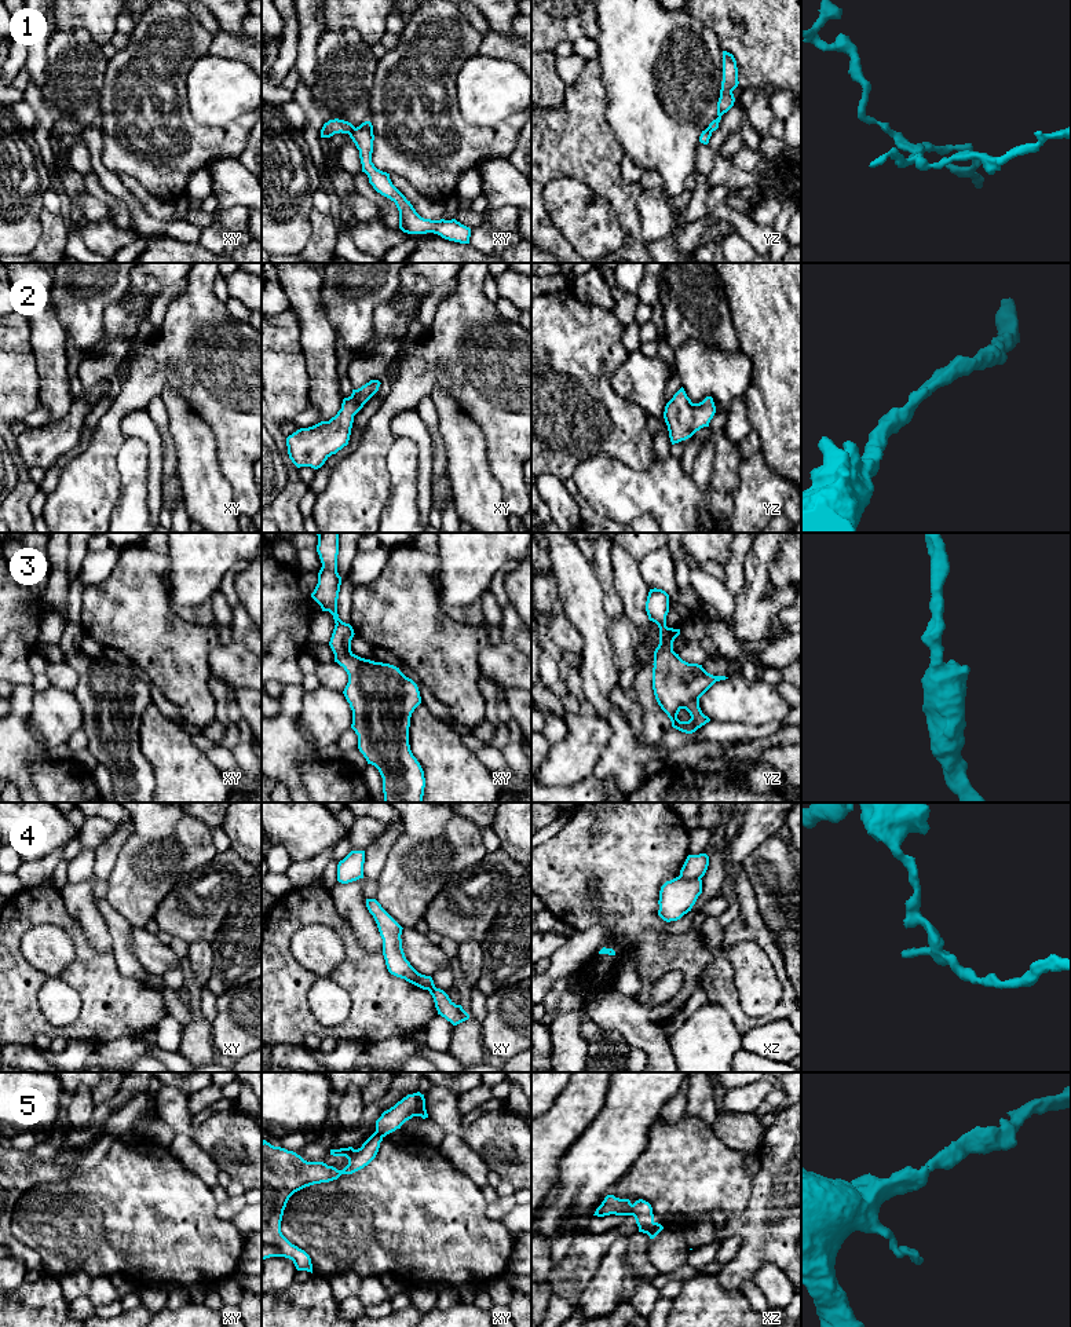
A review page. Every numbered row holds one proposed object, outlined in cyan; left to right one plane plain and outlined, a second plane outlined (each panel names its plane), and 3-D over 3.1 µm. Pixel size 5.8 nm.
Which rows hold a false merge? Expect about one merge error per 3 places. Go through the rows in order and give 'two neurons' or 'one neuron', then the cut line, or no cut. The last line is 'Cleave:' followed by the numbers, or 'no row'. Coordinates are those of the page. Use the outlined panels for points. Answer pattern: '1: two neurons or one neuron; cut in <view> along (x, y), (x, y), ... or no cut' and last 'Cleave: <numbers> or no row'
1: two neurons; cut in xy along (355, 128), (348, 134)
2: one neuron; no cut
3: one neuron; no cut
4: two neurons; cut in xz along (679, 876), (700, 878)
5: one neuron; no cut
Cleave: 1, 4

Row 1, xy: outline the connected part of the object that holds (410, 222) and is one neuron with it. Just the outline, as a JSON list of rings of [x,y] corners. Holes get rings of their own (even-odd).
[[[370,121],[362,123],[352,132],[348,134],[357,149],[362,164],[362,172],[369,178],[369,183],[381,195],[395,202],[399,211],[399,229],[407,234],[427,234],[434,233],[445,240],[469,244],[471,229],[461,224],[456,219],[452,220],[431,220],[421,217],[410,201],[392,184],[390,173],[383,172],[372,162],[373,153],[373,125]]]

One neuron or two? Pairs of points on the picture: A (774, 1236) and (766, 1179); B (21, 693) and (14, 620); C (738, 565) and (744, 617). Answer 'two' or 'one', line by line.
A: one
B: two
C: two

